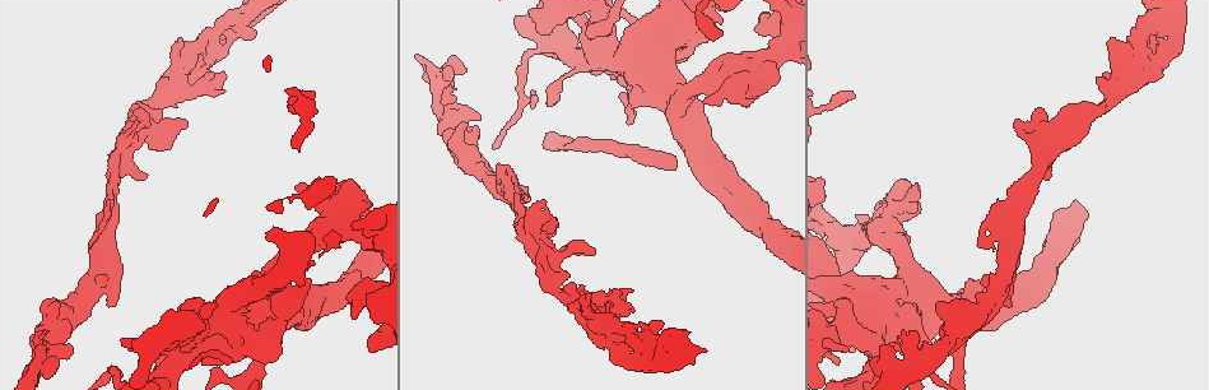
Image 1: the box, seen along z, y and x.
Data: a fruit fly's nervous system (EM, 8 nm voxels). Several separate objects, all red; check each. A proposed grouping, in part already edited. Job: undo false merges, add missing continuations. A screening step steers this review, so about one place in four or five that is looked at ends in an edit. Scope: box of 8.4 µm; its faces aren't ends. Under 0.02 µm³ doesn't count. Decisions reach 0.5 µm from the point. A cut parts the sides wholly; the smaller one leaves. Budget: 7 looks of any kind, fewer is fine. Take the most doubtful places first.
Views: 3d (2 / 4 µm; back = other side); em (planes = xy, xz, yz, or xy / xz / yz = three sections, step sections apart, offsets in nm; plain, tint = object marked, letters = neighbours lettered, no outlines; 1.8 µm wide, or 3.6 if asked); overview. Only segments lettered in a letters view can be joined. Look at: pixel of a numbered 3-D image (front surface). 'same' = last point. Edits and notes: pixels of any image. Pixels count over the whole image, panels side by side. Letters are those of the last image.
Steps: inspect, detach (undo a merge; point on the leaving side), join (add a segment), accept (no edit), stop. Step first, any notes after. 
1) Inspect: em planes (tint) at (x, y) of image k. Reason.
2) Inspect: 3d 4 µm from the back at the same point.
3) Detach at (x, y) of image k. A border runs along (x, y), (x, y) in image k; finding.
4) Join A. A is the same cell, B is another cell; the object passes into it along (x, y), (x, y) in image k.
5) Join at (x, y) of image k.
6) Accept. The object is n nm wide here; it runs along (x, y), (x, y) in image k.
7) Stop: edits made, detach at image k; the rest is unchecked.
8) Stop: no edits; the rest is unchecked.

Inspect: 3d 4 µm at (751, 68) of image 1. Sharp bend.

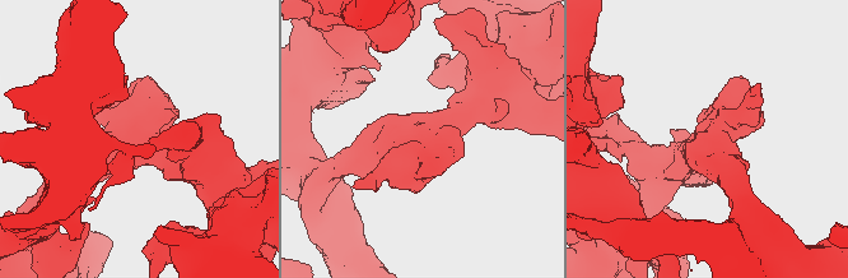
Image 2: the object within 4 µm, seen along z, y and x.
Inspect: em 3.6 µm xy step 4 (plain) at (422, 137) of image 2.

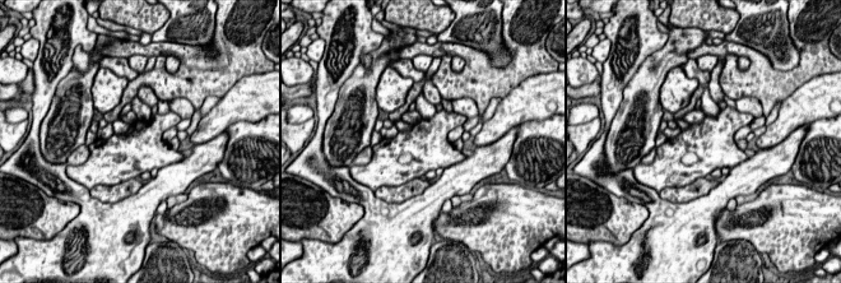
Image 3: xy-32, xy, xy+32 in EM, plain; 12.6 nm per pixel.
Inspect: em 3.6 µm xy step 4 (letters) at the same point.

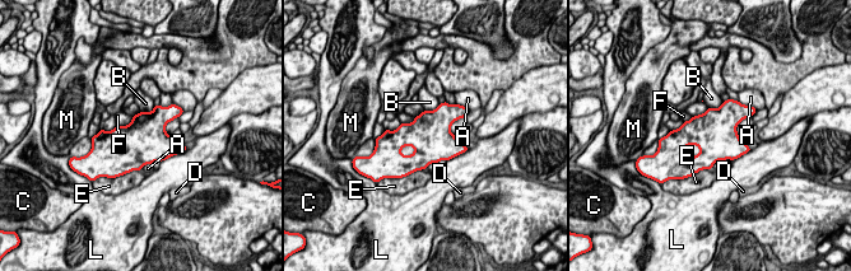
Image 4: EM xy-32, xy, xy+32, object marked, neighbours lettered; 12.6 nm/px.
Accept. The longest contact is with L, 300 nm; A, B, C, D, E, F, L and M are other cells; a border runs along (134, 116), (128, 124), (116, 125) in image 4; all the same neuron.

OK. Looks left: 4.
Inspect: em planes (letters) at (147, 112) of image 1. An open end.

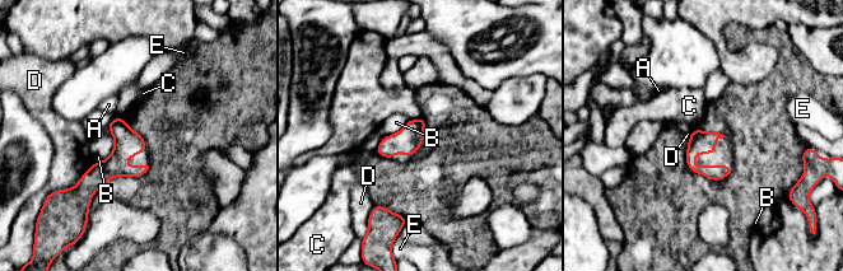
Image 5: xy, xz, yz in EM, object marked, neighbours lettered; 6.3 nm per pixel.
Accept. The object is 140 nm wide here; A, B, C, D and E are other cells; a border runs along (120, 116), (126, 122) in image 5; no lettered segment goes on from it.

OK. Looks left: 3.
Inspect: em planes (letters) at (281, 339) of image 1.

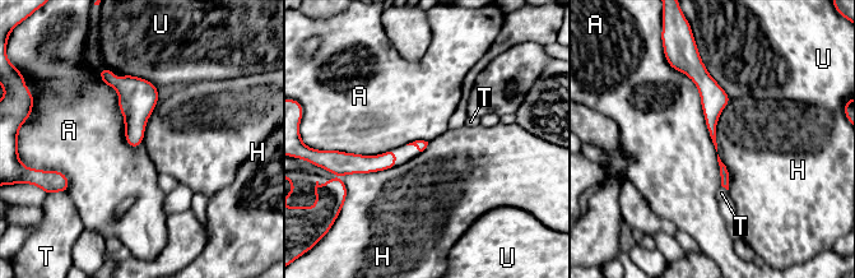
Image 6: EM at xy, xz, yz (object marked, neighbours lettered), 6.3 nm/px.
Accept. A, H, T and U are other cells; a border runs along (669, 64), (695, 84), (716, 152) in image 6; none of them fits.

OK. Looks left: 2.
Stop: no edits; the rest is unchecked.

